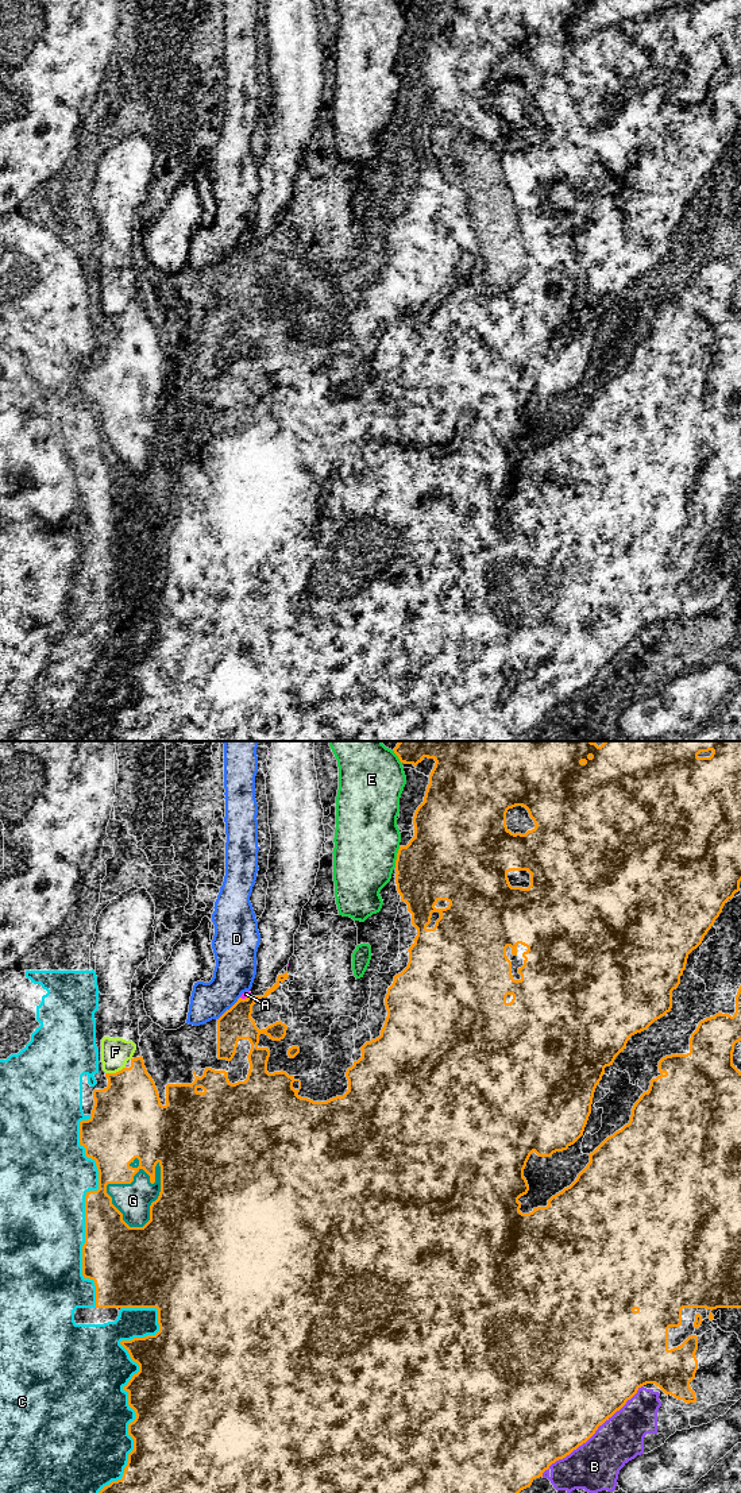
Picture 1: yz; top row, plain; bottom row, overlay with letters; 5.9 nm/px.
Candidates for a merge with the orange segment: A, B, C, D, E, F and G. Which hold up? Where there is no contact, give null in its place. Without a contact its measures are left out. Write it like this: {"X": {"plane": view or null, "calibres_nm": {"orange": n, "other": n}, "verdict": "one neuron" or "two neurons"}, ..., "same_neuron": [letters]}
{"A": {"plane": "yz", "calibres_nm": {"orange": 190, "other": 40}, "verdict": "two neurons"}, "B": {"plane": "yz", "calibres_nm": {"orange": 500, "other": 300}, "verdict": "two neurons"}, "C": {"plane": "yz", "calibres_nm": {"orange": 440, "other": 480}, "verdict": "two neurons"}, "D": {"plane": "yz", "calibres_nm": {"orange": 190, "other": 240}, "verdict": "two neurons"}, "E": {"plane": "yz", "calibres_nm": {"orange": 440, "other": 380}, "verdict": "two neurons"}, "F": {"plane": "yz", "calibres_nm": {"orange": 400, "other": 180}, "verdict": "two neurons"}, "G": {"plane": "yz", "calibres_nm": {"orange": 500, "other": 200}, "verdict": "two neurons"}, "same_neuron": []}

